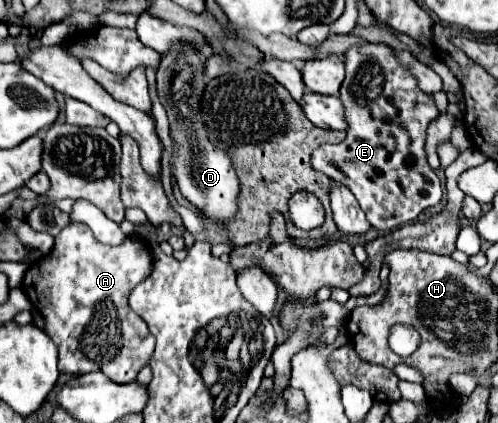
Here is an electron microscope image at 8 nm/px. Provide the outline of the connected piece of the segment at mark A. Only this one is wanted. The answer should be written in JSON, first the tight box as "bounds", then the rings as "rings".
{"bounds":[23,224,155,384],"rings":[[[69,224],[55,236],[53,250],[27,270],[23,290],[45,318],[43,332],[59,348],[61,372],[79,376],[99,370],[117,384],[135,380],[155,350],[155,336],[129,308],[127,298],[149,274],[151,254],[137,236],[127,236],[119,246],[105,246],[83,224]]]}

